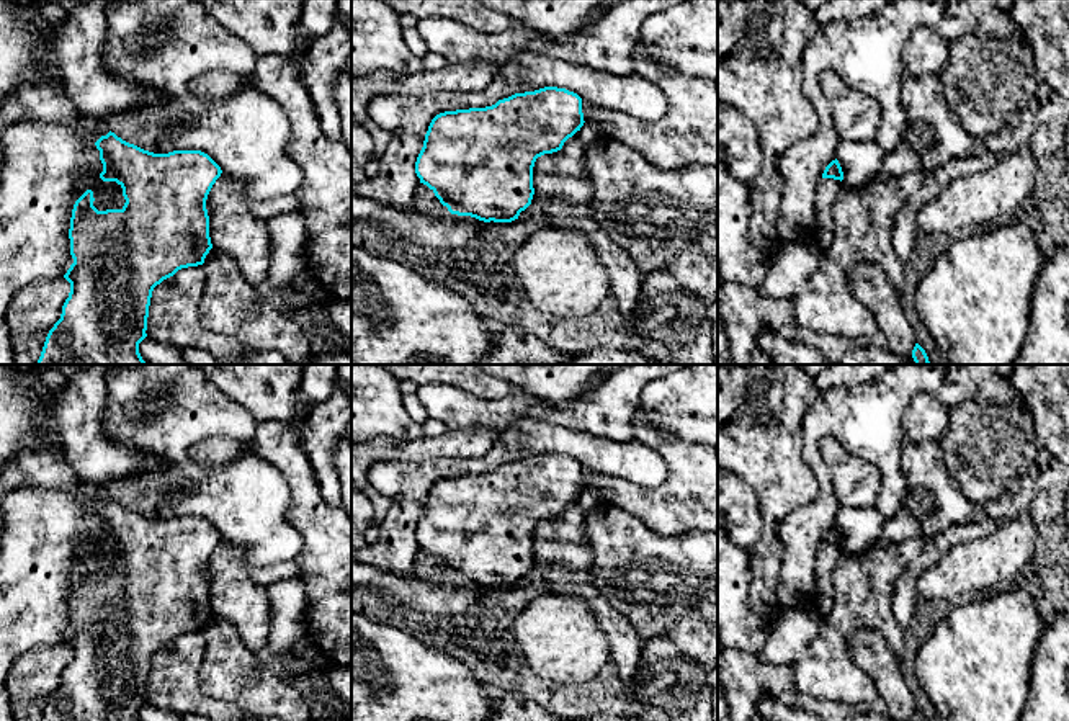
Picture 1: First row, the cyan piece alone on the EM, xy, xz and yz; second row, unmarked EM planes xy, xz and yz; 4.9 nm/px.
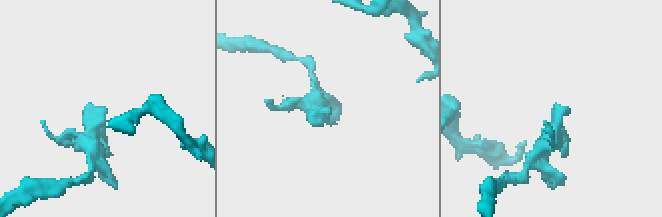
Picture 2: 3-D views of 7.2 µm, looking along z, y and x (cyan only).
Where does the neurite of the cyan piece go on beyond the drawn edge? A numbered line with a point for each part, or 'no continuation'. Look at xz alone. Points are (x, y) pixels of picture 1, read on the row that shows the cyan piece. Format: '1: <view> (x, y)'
no continuation

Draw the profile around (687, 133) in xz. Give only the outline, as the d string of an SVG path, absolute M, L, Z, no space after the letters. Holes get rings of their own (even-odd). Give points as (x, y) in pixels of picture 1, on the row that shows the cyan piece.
M641 41L634 46L633 62L639 75L664 90L667 111L659 119L647 121L582 100L584 121L600 124L606 137L633 147L659 170L682 170L695 163L718 167L718 82L664 69L649 59L647 47Z

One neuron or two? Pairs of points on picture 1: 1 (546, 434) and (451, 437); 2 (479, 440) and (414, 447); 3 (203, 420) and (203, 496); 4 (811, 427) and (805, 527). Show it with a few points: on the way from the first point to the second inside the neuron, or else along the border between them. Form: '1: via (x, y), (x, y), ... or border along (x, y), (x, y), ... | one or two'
1: border along (497, 437), (484, 453), (463, 458) | two
2: via (463, 443), (430, 447) | one
3: via (185, 438), (183, 461), (200, 478) | one
4: via (811, 452), (824, 478), (824, 502) | one

